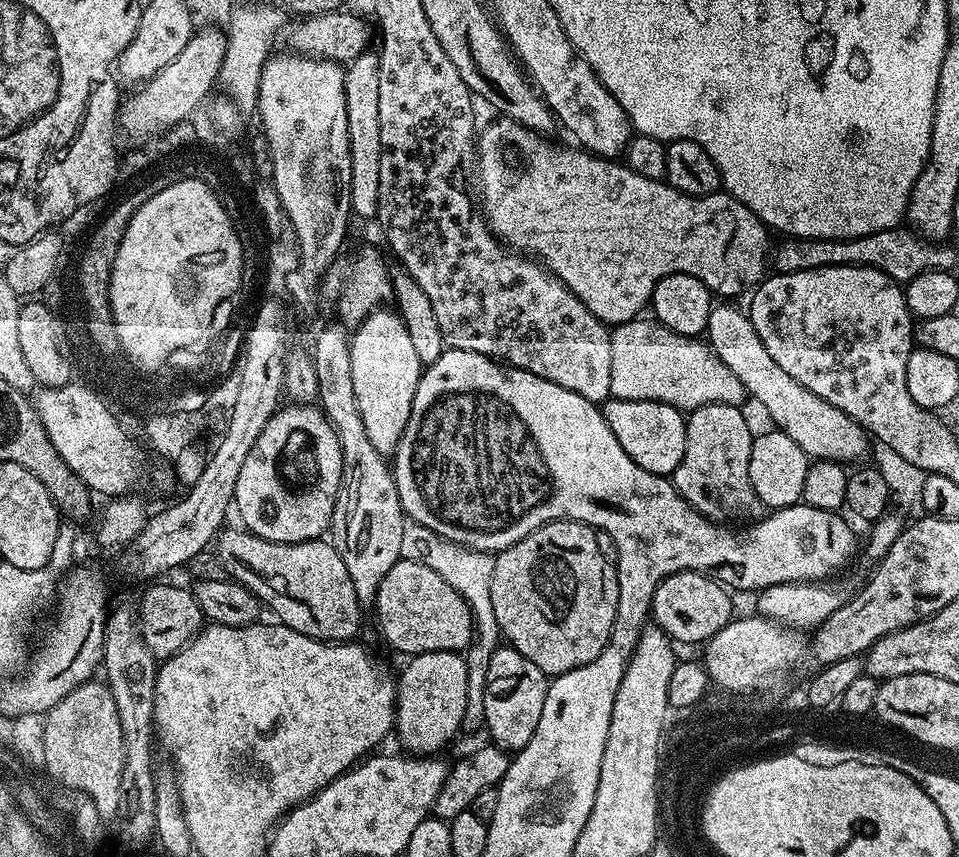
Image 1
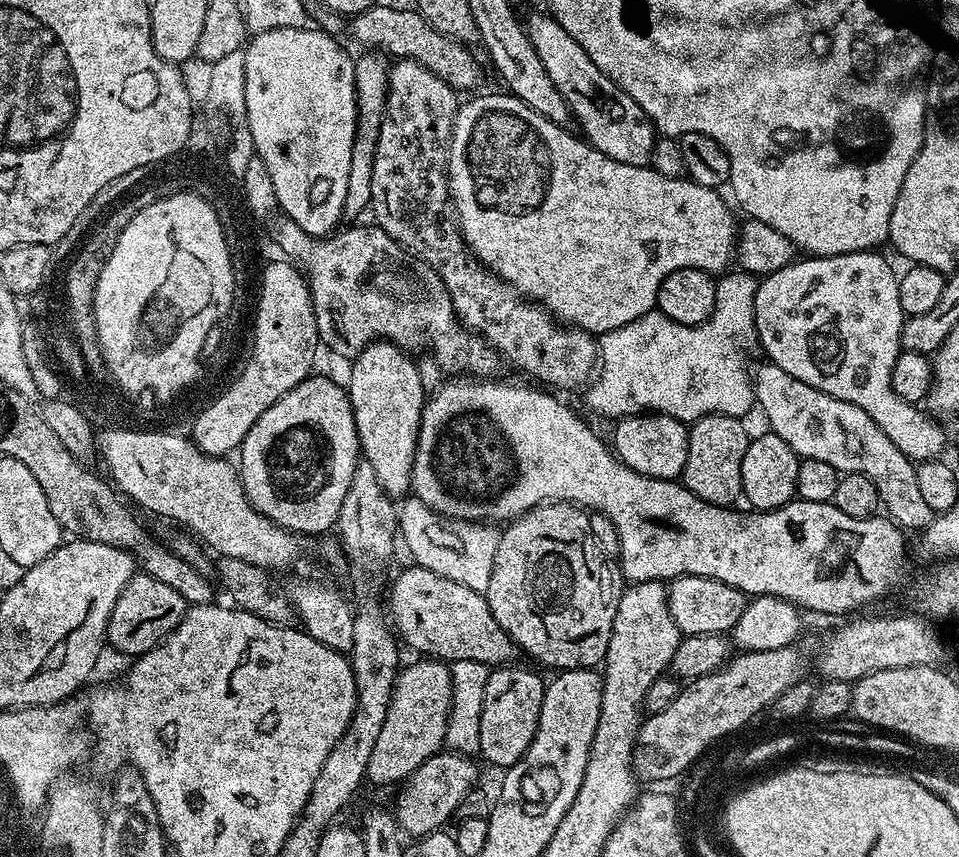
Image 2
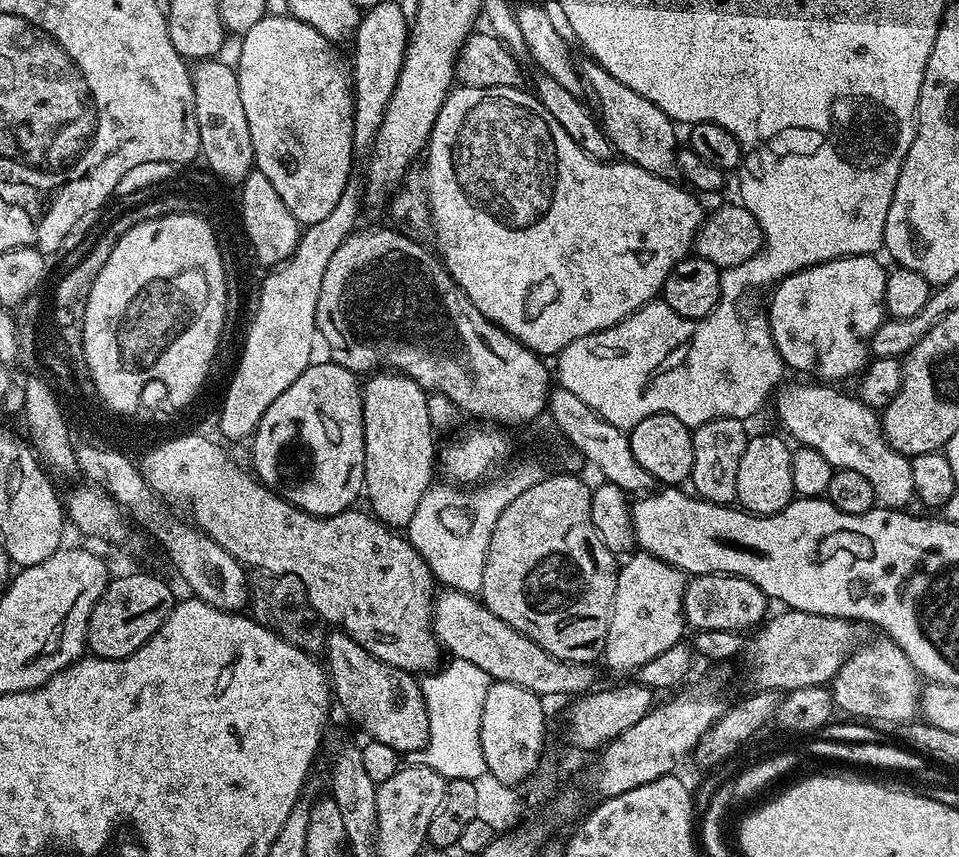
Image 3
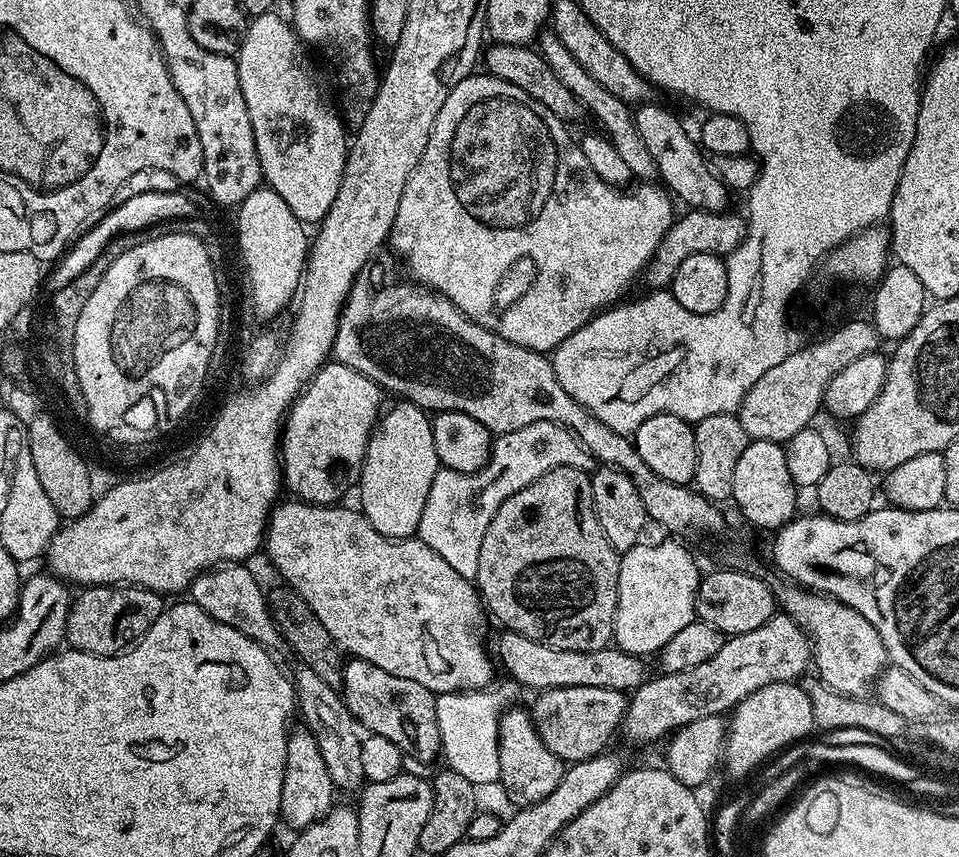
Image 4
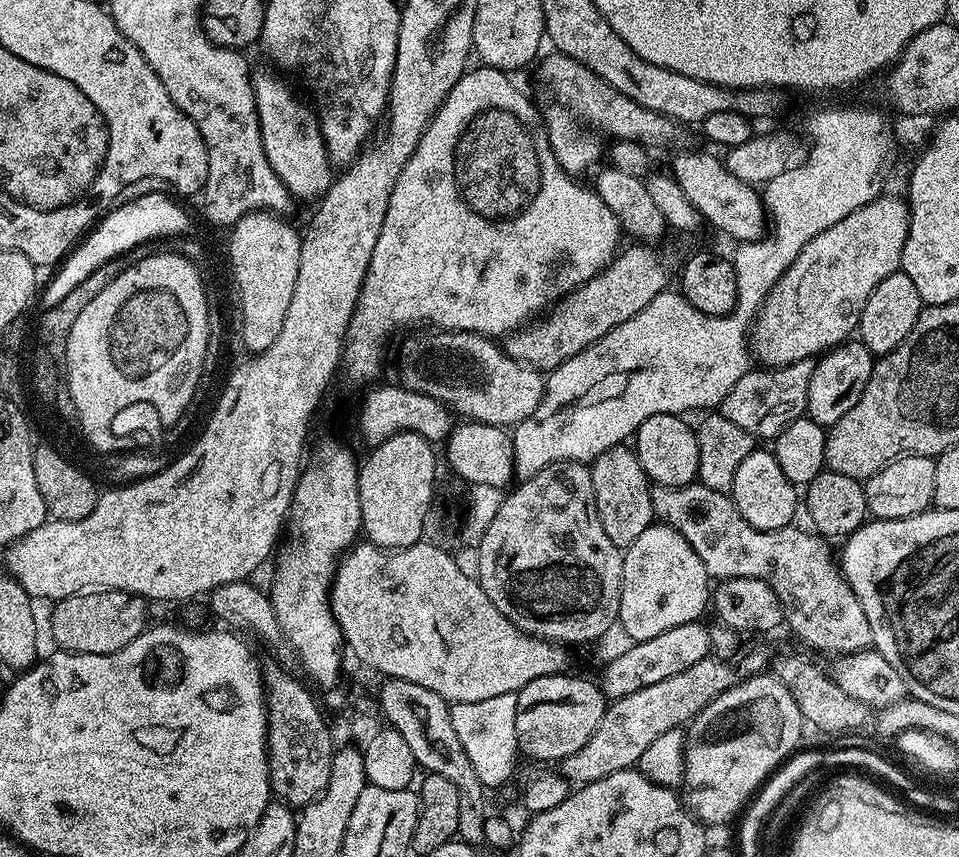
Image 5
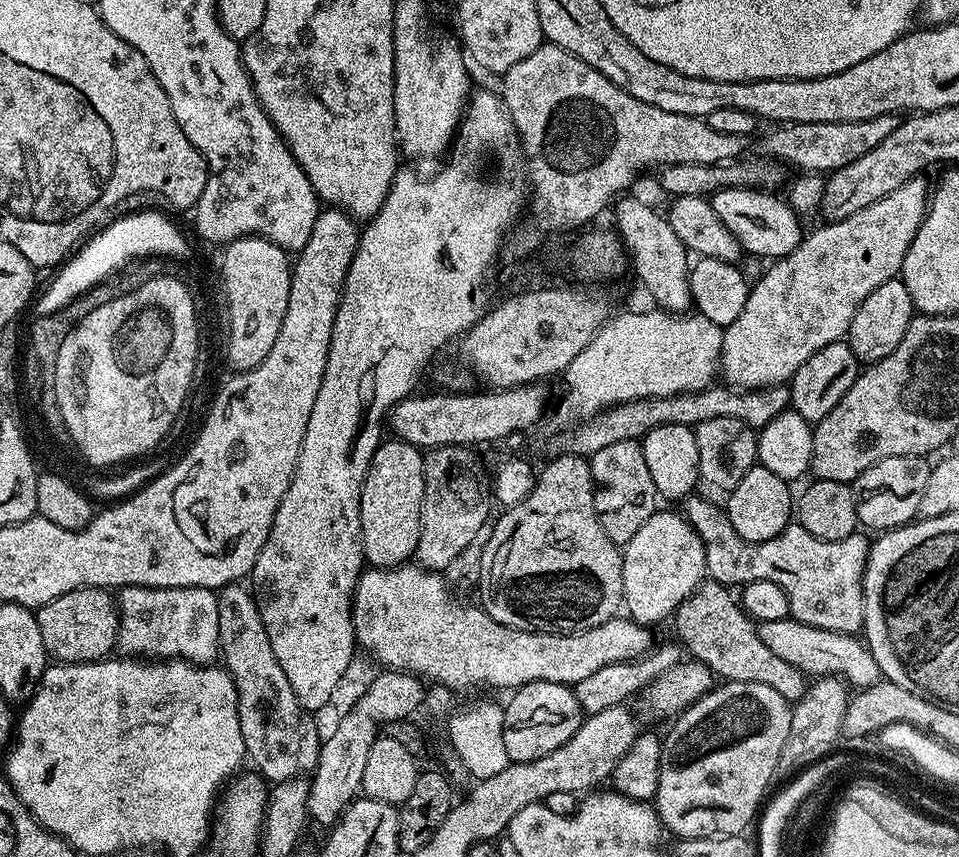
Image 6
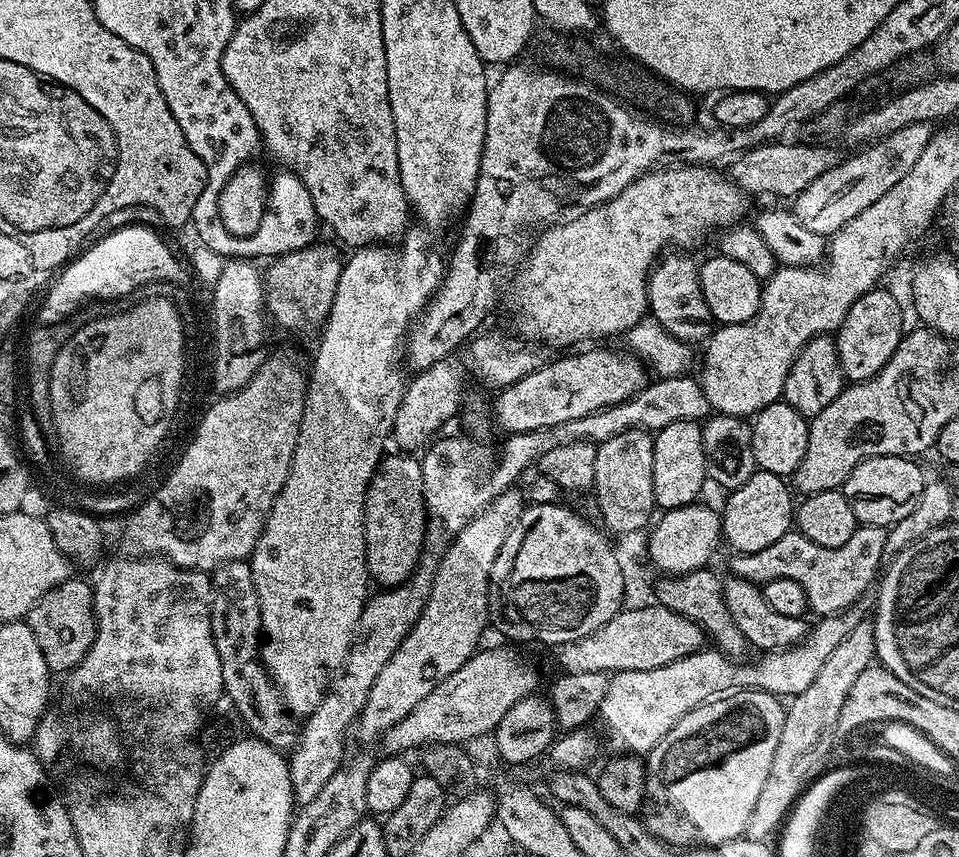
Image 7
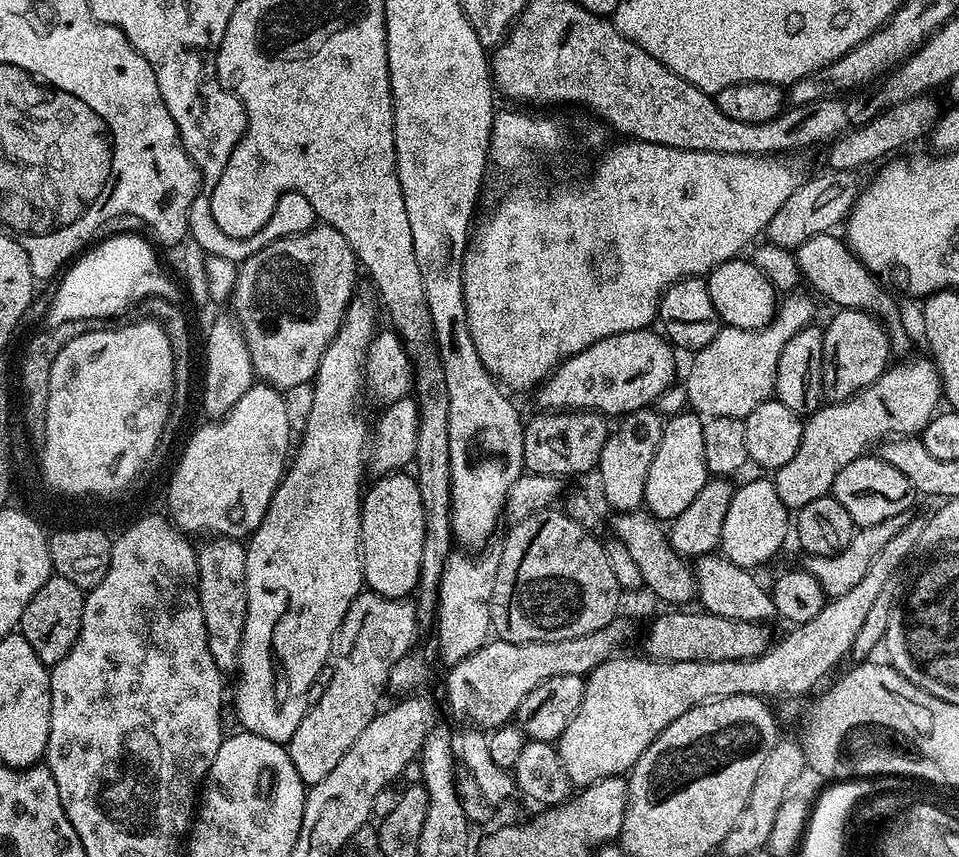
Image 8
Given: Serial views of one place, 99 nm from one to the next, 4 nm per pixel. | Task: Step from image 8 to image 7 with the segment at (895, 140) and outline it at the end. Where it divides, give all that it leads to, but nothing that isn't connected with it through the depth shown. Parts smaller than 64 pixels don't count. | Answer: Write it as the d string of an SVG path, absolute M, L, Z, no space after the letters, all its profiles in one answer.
M773 142L759 144L747 152L741 152L727 165L727 175L732 183L747 192L751 197L756 196L788 196L795 198L799 192L806 190L814 178L826 174L826 170L834 170L842 159L841 153L832 148L826 148L820 142L804 142L808 144L784 144L788 142Z

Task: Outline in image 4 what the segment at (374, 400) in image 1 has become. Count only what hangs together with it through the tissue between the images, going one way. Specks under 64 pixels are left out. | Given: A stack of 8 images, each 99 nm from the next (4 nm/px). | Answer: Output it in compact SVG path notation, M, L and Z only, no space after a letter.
M400 398L395 402L393 408L383 409L368 439L358 481L358 508L378 534L391 540L407 540L419 533L430 482L434 482L434 474L442 465L435 453L429 413L411 400Z

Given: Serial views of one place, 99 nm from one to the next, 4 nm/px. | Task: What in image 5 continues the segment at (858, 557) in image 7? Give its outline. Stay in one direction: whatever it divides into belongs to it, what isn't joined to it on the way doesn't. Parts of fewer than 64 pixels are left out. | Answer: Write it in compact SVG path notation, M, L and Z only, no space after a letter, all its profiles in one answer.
M693 482L686 486L662 486L652 484L652 514L659 523L668 524L690 546L694 546L694 554L702 558L702 566L706 566L709 577L713 581L730 578L758 578L778 594L778 602L782 602L784 624L792 627L792 632L808 648L816 652L829 652L829 657L848 656L851 652L865 651L872 643L870 622L866 622L866 614L862 610L862 602L850 590L846 578L840 572L837 557L827 539L811 531L803 532L797 526L779 528L778 530L758 530L752 528L742 514L738 514L736 503L727 492L710 490L710 486Z

